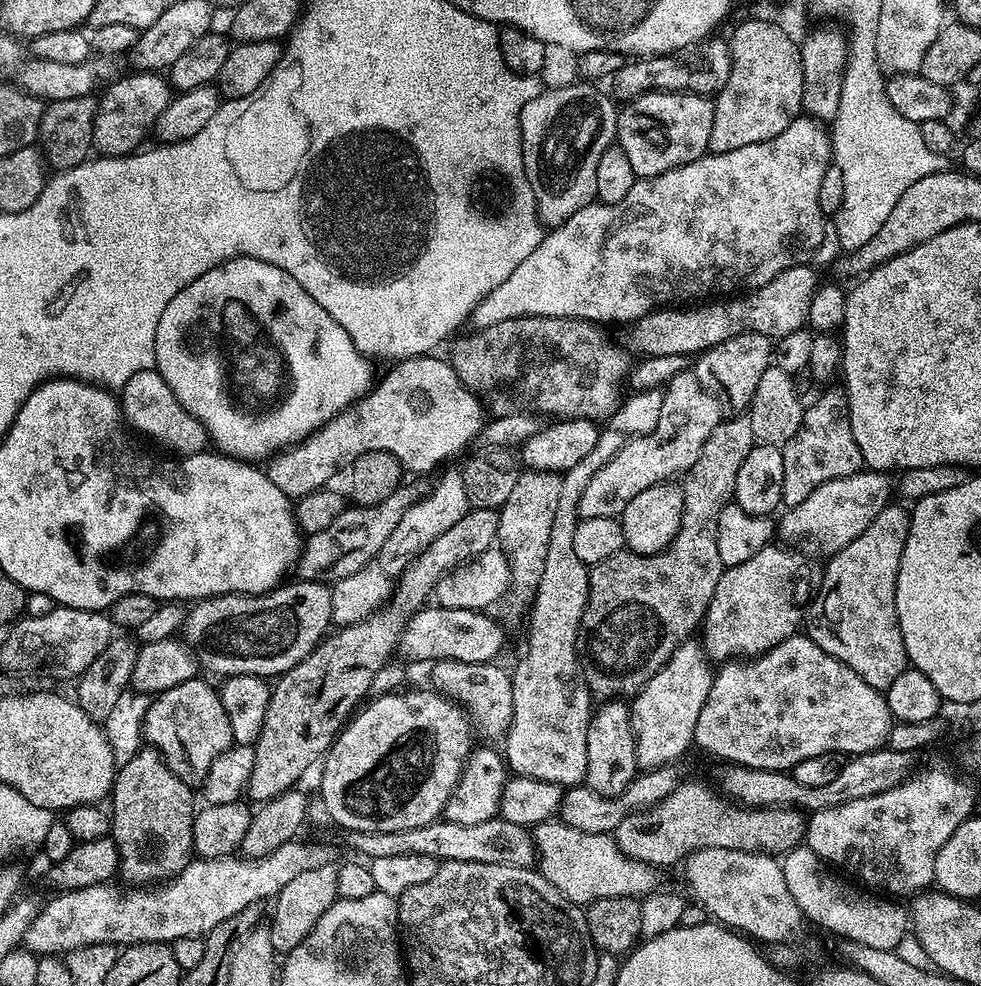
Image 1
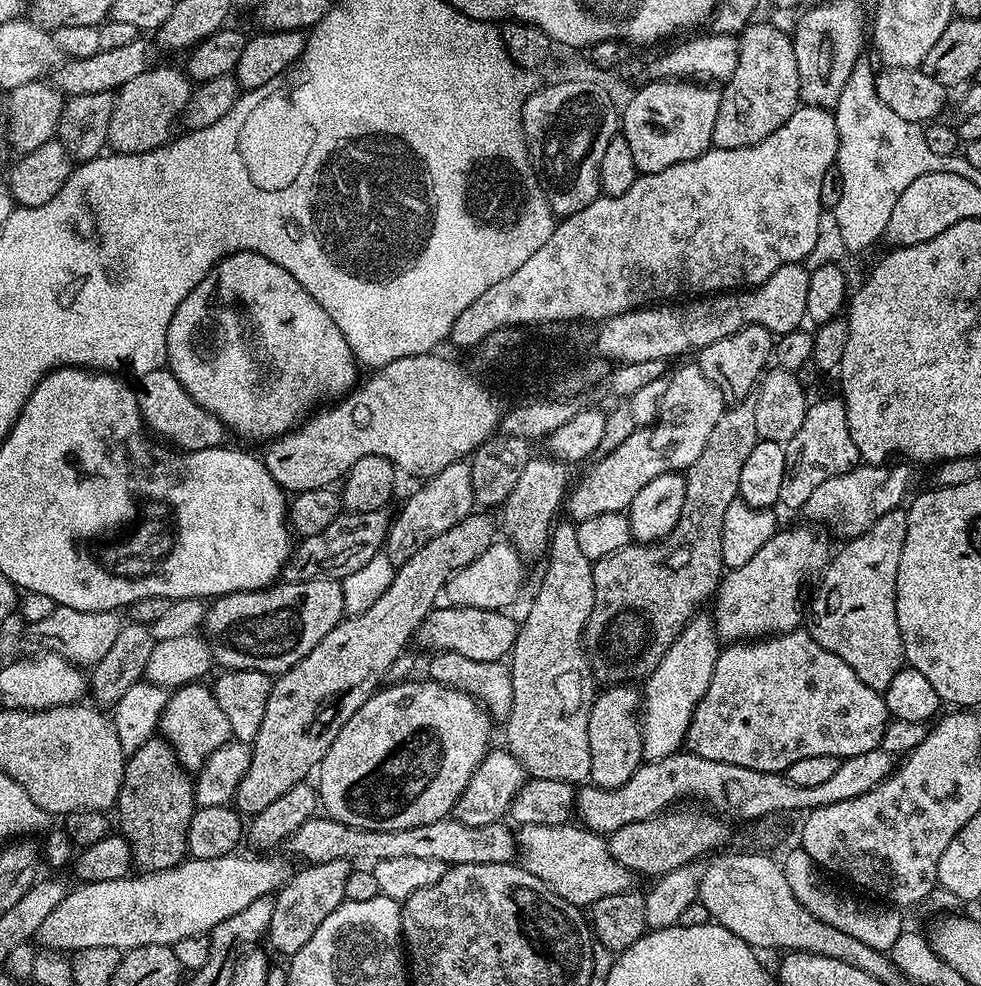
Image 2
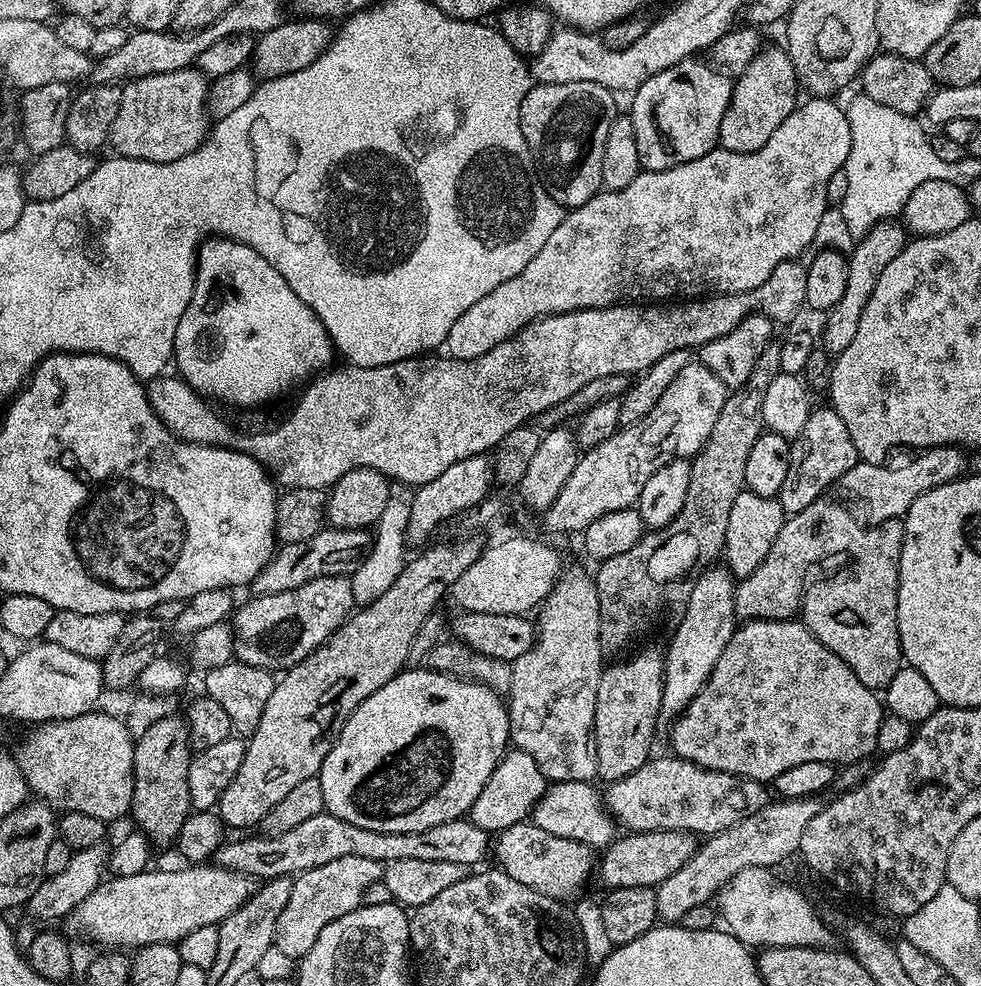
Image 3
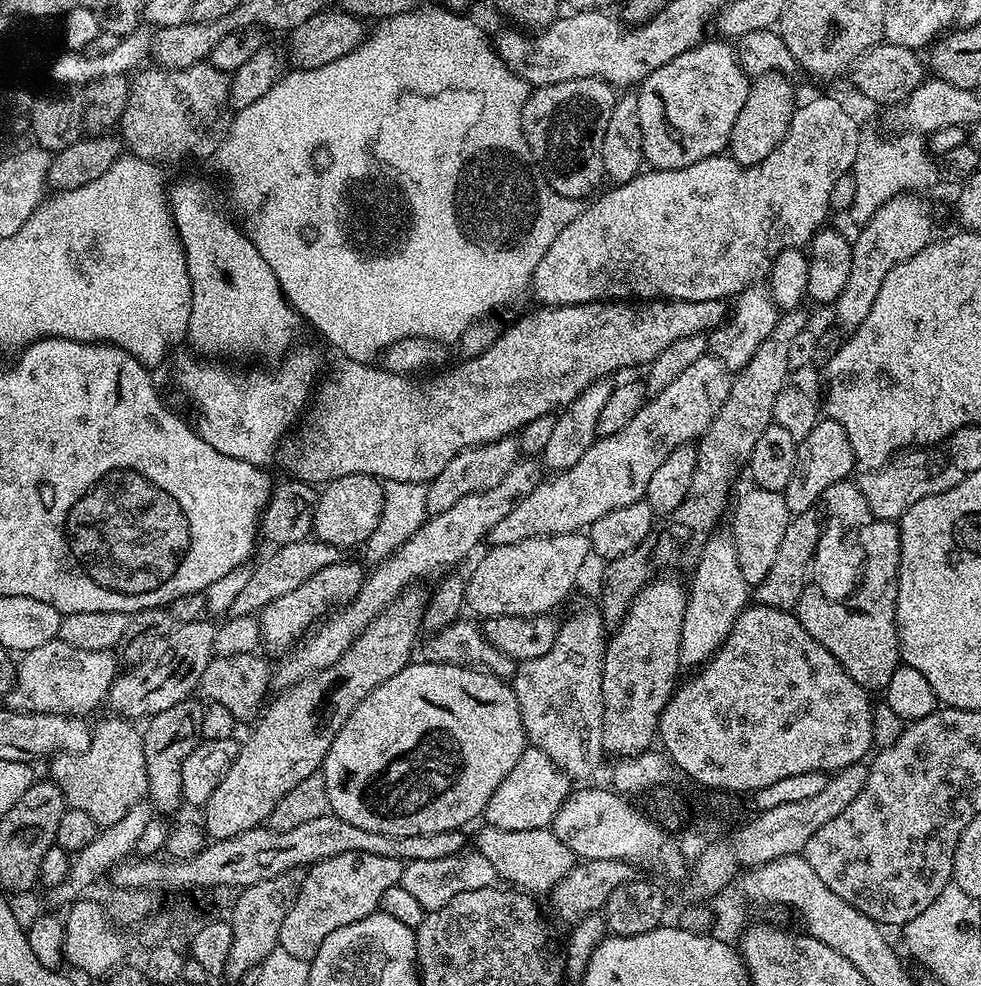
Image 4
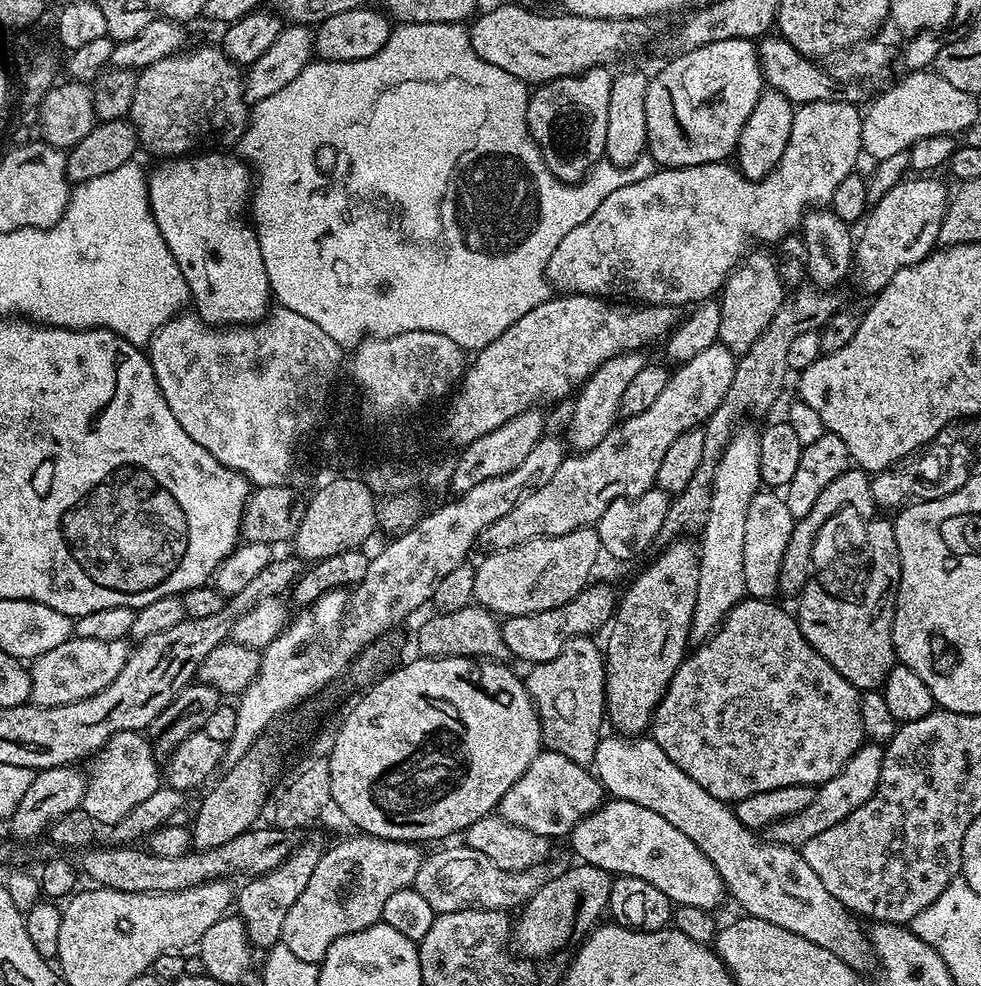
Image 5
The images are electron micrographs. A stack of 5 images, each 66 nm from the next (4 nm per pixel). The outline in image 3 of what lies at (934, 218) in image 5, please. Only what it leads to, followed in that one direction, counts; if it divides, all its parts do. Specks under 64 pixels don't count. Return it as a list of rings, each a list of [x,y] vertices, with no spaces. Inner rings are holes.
[[[883,220],[882,223],[874,225],[865,236],[855,241],[856,249],[848,256],[845,293],[842,294],[841,301],[832,307],[823,319],[825,322],[820,344],[829,355],[837,356],[850,346],[850,341],[854,338],[855,331],[858,330],[862,310],[869,301],[870,294],[873,293],[879,274],[886,270],[886,265],[891,259],[898,258],[905,243],[905,229],[892,220]]]

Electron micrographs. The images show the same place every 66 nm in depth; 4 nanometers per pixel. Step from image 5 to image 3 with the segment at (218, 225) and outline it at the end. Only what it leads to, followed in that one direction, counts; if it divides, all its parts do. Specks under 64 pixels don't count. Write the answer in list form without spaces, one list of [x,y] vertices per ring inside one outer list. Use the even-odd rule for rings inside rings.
[[[209,238],[198,249],[196,285],[186,314],[182,314],[178,322],[172,355],[180,379],[201,396],[252,408],[255,404],[278,399],[295,384],[303,385],[309,378],[325,371],[333,363],[334,345],[318,314],[290,290],[290,282],[286,282],[258,250],[239,244],[237,240]]]

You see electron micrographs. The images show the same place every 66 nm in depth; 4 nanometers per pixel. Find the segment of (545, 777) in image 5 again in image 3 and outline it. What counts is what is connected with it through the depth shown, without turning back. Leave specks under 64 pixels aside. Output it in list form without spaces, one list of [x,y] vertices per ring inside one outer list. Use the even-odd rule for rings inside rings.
[[[509,750],[498,762],[494,774],[482,786],[482,794],[474,798],[474,806],[470,813],[470,819],[474,826],[486,830],[489,834],[499,834],[515,824],[523,824],[532,815],[532,807],[542,798],[546,781],[542,770],[530,758],[530,754],[519,750]]]

